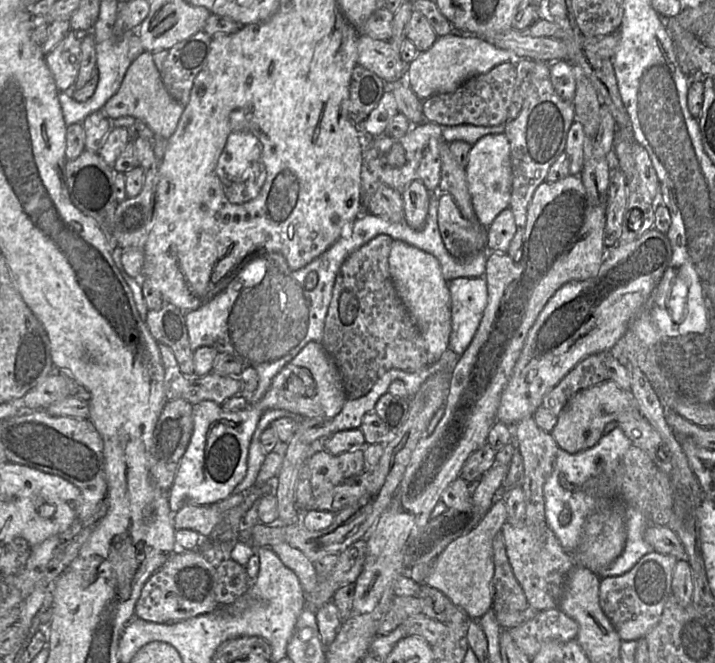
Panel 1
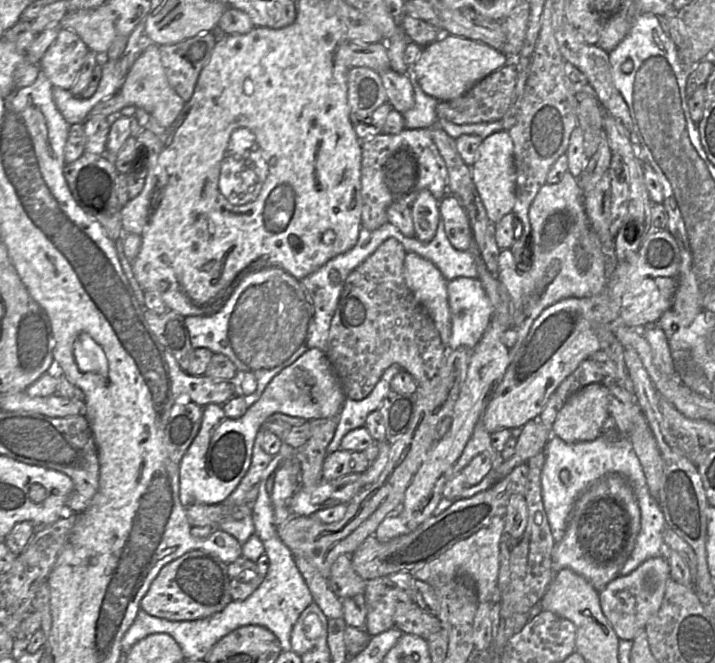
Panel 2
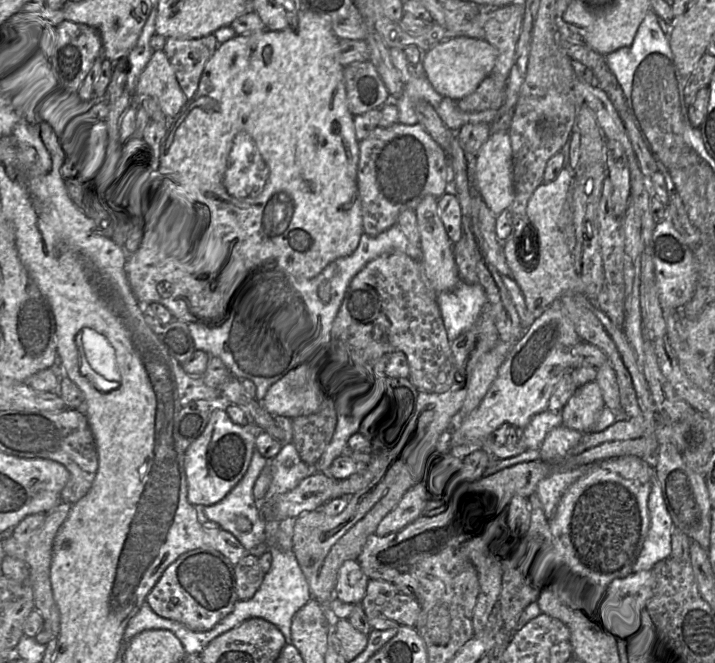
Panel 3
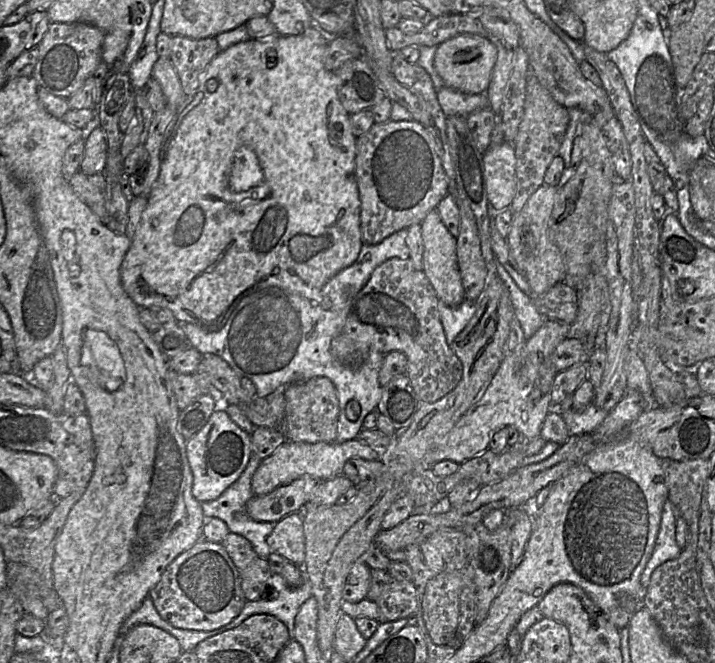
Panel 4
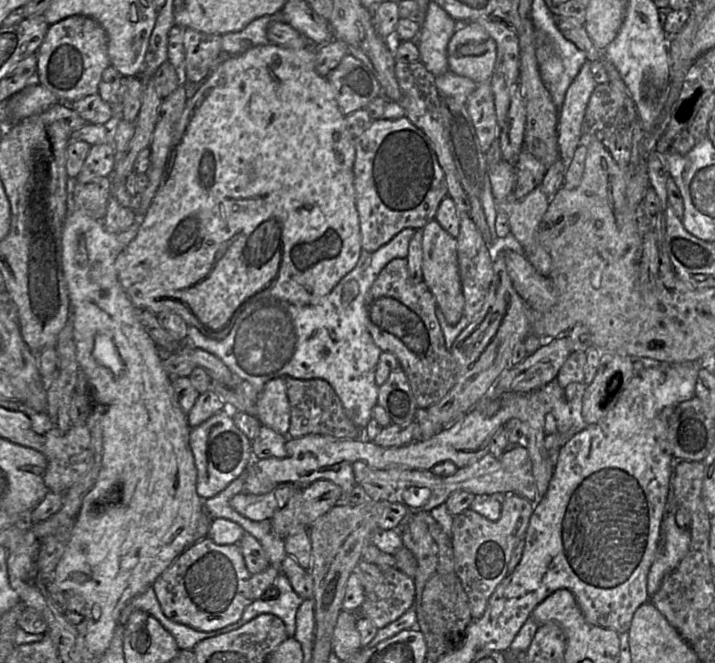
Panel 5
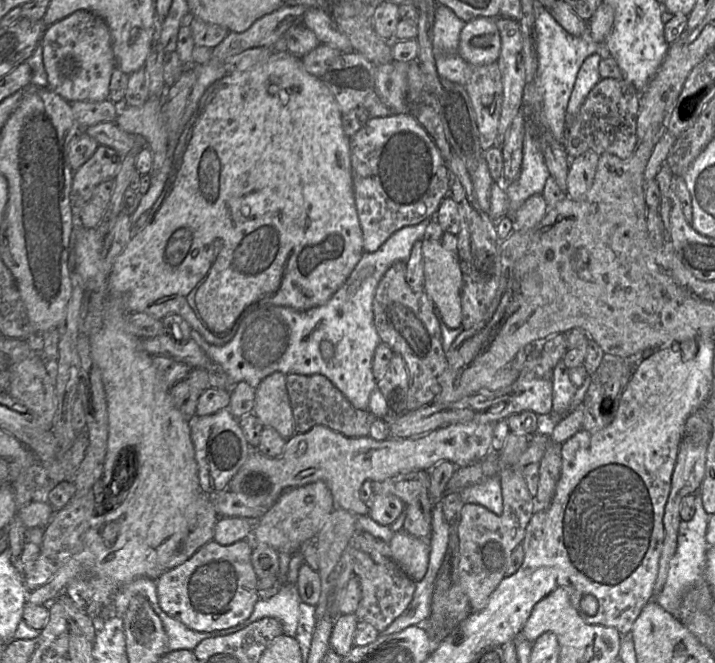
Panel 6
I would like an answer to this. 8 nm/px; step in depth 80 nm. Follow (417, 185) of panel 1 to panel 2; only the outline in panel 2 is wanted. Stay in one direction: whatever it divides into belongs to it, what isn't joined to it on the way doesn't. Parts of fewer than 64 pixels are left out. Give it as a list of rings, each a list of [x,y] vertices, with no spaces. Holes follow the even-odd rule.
[[[429,190],[419,192],[410,206],[415,237],[422,242],[430,242],[440,221],[439,202]]]

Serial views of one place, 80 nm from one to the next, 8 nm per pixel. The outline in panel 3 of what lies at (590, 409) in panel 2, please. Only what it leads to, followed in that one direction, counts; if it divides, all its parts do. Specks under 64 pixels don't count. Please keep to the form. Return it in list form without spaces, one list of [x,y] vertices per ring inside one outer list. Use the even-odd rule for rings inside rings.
[[[595,381],[588,382],[576,389],[560,411],[561,424],[570,429],[587,433],[604,407],[598,384]]]

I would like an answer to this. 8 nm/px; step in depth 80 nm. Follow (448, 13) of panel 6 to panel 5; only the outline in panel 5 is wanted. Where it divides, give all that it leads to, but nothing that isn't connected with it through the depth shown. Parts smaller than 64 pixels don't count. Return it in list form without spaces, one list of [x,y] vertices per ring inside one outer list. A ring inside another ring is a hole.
[[[430,2],[416,42],[420,61],[435,77],[449,70],[447,46],[458,27],[459,23],[438,3]]]

